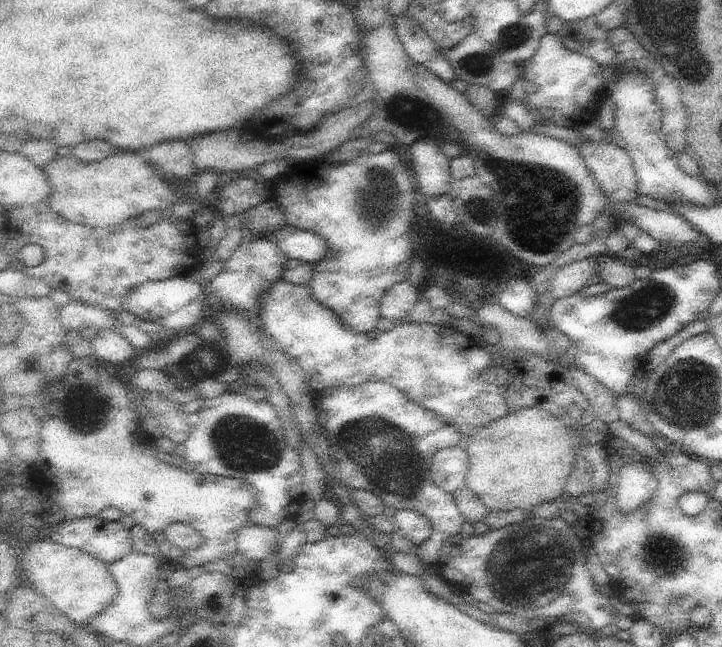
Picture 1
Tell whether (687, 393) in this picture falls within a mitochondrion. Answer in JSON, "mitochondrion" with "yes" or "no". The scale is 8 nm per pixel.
{"mitochondrion":"yes"}

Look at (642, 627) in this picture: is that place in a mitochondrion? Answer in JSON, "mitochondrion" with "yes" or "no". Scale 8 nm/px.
{"mitochondrion":"no"}

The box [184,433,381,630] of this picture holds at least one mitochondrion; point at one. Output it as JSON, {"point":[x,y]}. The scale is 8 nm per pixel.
{"point":[213,606]}

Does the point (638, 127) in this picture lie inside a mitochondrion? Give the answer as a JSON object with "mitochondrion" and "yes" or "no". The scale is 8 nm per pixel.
{"mitochondrion":"no"}

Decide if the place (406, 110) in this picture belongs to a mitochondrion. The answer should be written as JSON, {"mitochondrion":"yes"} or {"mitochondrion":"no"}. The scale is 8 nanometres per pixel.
{"mitochondrion":"yes"}

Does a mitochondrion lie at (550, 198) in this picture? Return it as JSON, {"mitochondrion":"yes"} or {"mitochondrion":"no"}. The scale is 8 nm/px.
{"mitochondrion":"yes"}

